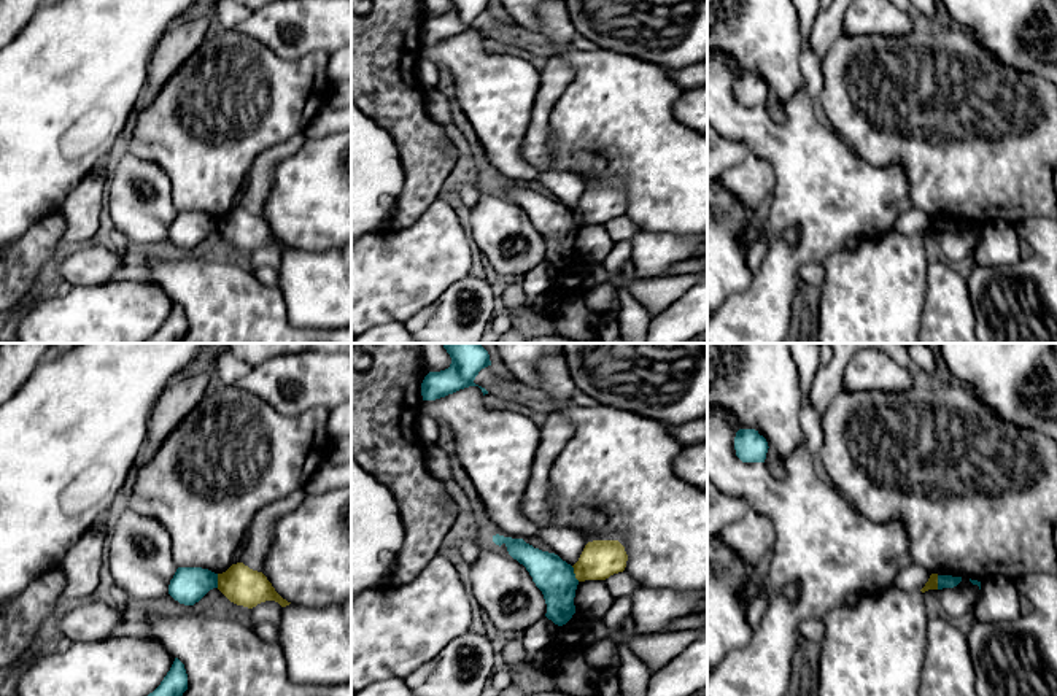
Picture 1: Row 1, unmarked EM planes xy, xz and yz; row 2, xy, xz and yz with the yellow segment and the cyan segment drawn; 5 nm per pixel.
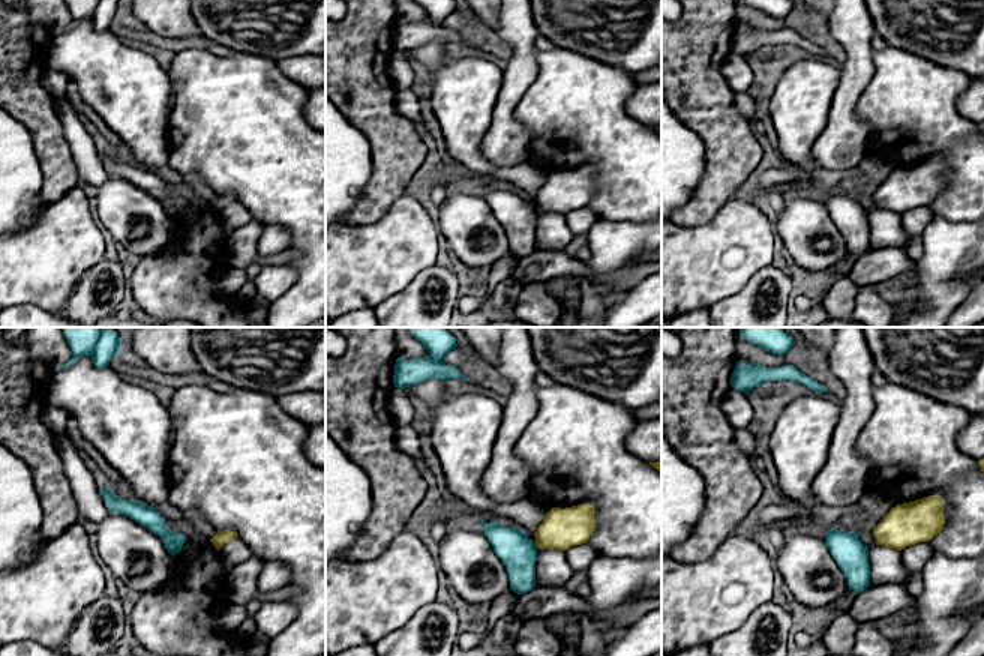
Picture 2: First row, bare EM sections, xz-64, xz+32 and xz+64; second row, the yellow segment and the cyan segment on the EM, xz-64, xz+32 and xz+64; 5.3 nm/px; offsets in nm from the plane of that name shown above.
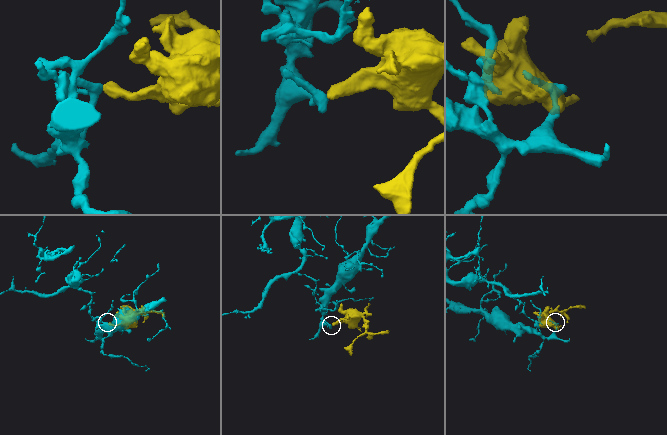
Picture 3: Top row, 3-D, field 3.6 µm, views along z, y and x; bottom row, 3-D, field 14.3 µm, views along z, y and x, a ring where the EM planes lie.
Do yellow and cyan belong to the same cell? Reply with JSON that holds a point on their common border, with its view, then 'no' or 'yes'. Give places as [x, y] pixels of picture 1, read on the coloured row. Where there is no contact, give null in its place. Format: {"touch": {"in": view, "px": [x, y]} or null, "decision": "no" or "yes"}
{"touch": {"in": "xz", "px": [574, 572]}, "decision": "no"}

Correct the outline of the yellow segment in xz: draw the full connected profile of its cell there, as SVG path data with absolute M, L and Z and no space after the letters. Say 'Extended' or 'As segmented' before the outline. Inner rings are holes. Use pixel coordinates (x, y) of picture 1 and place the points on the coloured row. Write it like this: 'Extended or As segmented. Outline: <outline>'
As segmented. Outline: M593 540L585 545L572 567L579 582L606 580L623 572L626 561L628 555L618 540Z

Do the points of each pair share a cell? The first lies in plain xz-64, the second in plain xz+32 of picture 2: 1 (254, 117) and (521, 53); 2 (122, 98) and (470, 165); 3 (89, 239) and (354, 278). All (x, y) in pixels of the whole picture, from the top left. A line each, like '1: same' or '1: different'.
1: different
2: same
3: same

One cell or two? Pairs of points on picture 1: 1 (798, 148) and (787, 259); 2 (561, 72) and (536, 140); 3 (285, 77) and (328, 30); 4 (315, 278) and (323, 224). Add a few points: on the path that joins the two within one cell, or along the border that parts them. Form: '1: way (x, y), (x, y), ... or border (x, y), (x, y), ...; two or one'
1: way (808, 177), (808, 234); one
2: way (550, 89), (541, 108), (539, 123); one
3: border (271, 48), (285, 59), (313, 51), (329, 54); two
4: border (291, 247), (310, 251), (334, 250); two

